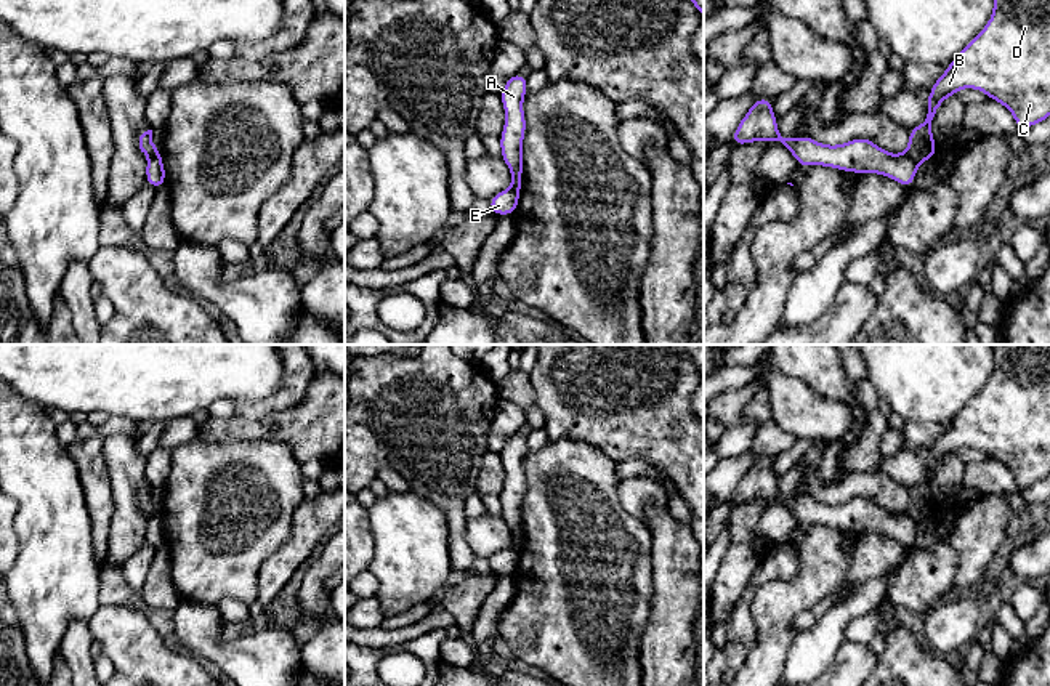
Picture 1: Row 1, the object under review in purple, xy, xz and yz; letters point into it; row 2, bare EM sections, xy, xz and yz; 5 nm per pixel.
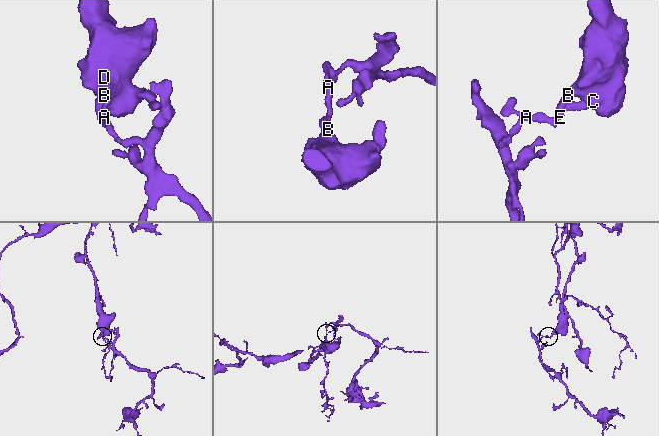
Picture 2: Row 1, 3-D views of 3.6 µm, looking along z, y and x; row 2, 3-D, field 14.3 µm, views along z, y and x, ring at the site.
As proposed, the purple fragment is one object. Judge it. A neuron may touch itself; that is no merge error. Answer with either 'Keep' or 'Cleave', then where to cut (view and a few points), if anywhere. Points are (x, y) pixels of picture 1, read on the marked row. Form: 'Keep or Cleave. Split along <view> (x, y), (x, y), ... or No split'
Cleave. Split along yz (904, 153), (917, 164)

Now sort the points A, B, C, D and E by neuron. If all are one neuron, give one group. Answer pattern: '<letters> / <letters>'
A / B C D E

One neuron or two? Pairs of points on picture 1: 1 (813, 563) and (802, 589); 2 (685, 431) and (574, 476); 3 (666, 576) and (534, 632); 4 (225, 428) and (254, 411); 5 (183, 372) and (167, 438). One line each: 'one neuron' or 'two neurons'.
1: one neuron
2: two neurons
3: two neurons
4: two neurons
5: two neurons

